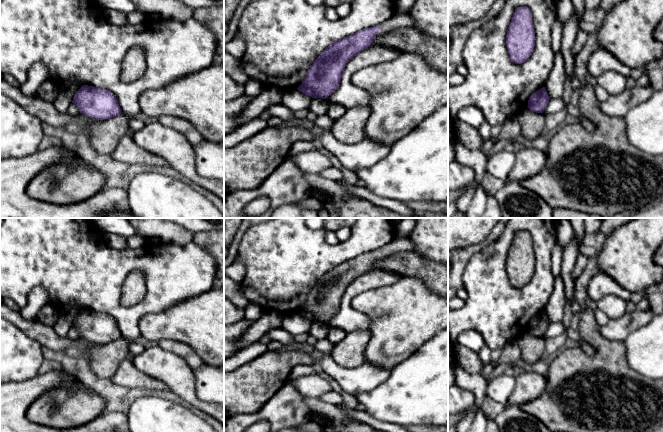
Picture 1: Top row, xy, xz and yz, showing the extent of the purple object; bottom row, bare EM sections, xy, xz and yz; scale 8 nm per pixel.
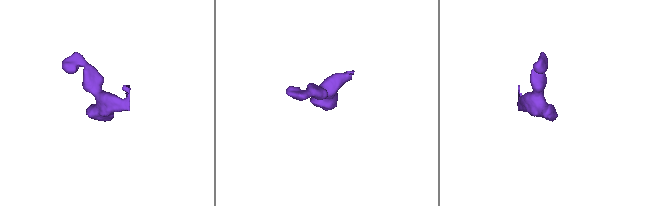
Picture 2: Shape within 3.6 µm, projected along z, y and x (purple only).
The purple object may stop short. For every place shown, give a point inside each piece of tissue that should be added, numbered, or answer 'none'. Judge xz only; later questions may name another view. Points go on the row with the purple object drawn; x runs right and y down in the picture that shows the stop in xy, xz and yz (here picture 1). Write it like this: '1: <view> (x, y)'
1: xz (399, 21)

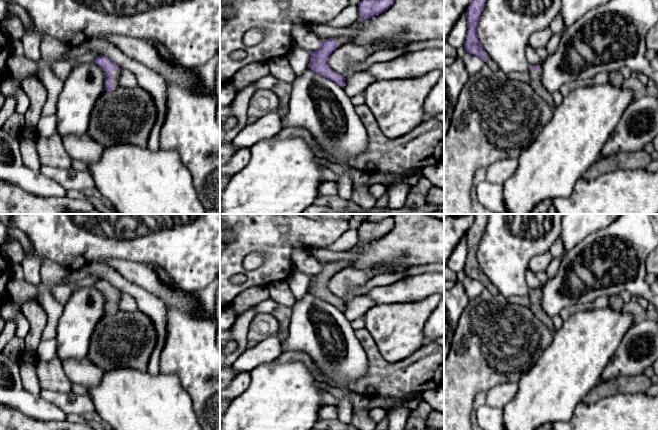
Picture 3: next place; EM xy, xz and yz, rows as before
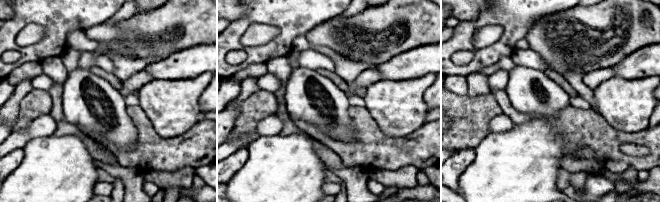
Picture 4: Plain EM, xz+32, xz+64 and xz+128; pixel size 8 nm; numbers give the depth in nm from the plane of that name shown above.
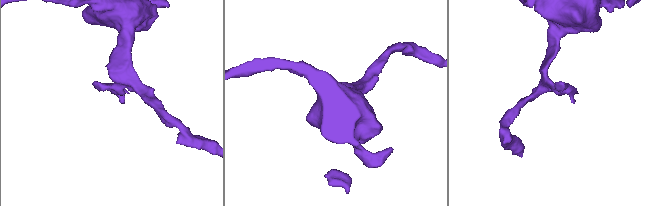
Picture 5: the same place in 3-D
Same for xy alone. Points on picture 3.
1: xy (116, 74)

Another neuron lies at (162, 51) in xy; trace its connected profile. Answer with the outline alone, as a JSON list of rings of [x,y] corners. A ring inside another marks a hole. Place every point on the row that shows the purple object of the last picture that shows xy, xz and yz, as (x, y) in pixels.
[[[153,45],[153,46],[157,49],[158,53],[159,53],[163,58],[171,61],[172,63],[176,63],[176,64],[178,64],[178,65],[181,65],[178,61],[175,61],[175,60],[169,55],[168,51],[164,48],[164,46],[162,46],[162,45]]]

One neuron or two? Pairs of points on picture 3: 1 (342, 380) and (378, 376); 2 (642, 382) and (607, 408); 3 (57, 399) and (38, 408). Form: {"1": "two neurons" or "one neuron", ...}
{"1": "two neurons", "2": "two neurons", "3": "two neurons"}

